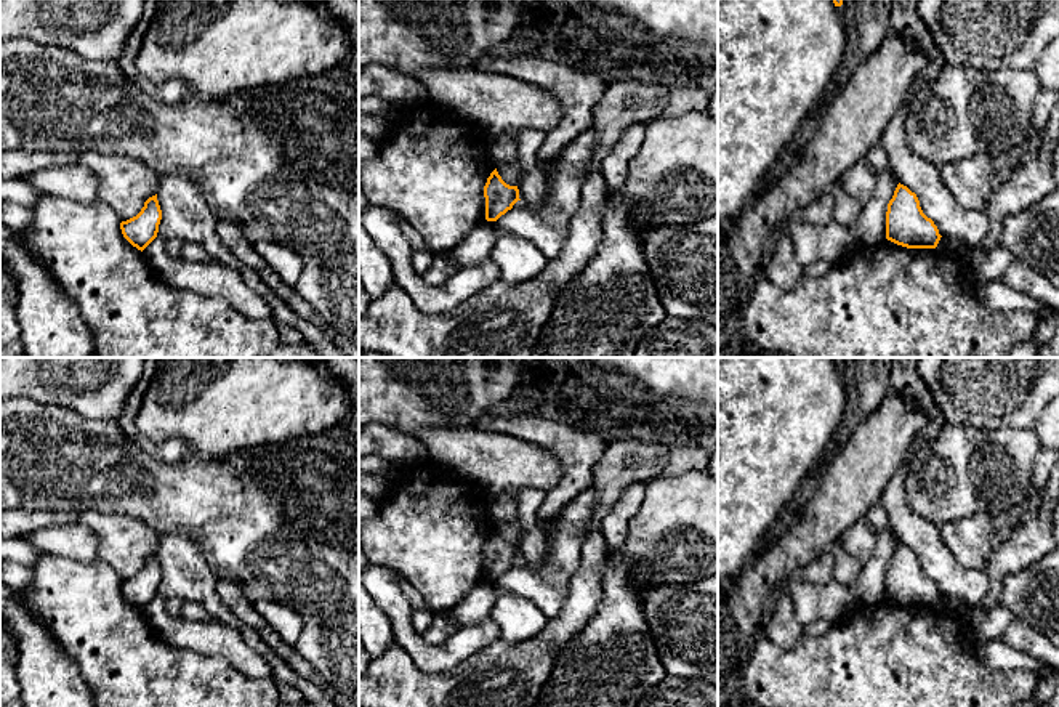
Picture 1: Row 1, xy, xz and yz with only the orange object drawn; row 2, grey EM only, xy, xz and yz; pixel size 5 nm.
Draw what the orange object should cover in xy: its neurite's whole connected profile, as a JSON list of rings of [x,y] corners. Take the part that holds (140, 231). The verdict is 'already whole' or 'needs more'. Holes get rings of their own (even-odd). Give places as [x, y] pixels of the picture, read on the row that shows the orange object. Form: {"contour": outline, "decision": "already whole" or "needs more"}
{"contour": [[[155,194],[144,202],[136,216],[122,221],[120,229],[123,237],[143,252],[157,237],[160,220],[162,210]]], "decision": "already whole"}

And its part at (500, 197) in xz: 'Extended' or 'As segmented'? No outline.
As segmented

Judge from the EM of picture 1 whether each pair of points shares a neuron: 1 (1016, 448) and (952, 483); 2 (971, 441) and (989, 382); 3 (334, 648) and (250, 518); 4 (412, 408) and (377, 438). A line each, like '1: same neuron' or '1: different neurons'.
1: same neuron
2: different neurons
3: same neuron
4: different neurons

